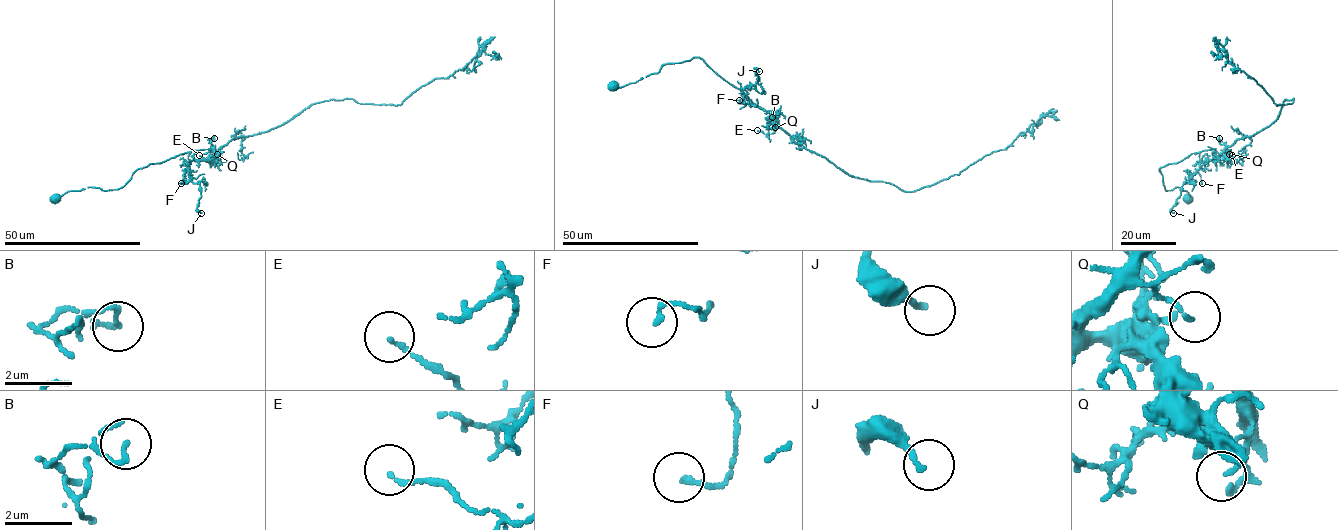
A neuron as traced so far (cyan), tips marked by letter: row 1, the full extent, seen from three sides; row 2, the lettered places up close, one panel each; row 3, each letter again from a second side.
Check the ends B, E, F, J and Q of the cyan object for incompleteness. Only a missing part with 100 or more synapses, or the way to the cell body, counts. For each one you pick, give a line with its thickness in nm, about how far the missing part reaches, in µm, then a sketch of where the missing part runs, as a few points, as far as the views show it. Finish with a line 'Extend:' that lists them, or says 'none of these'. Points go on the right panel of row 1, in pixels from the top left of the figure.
Extend: none of these

